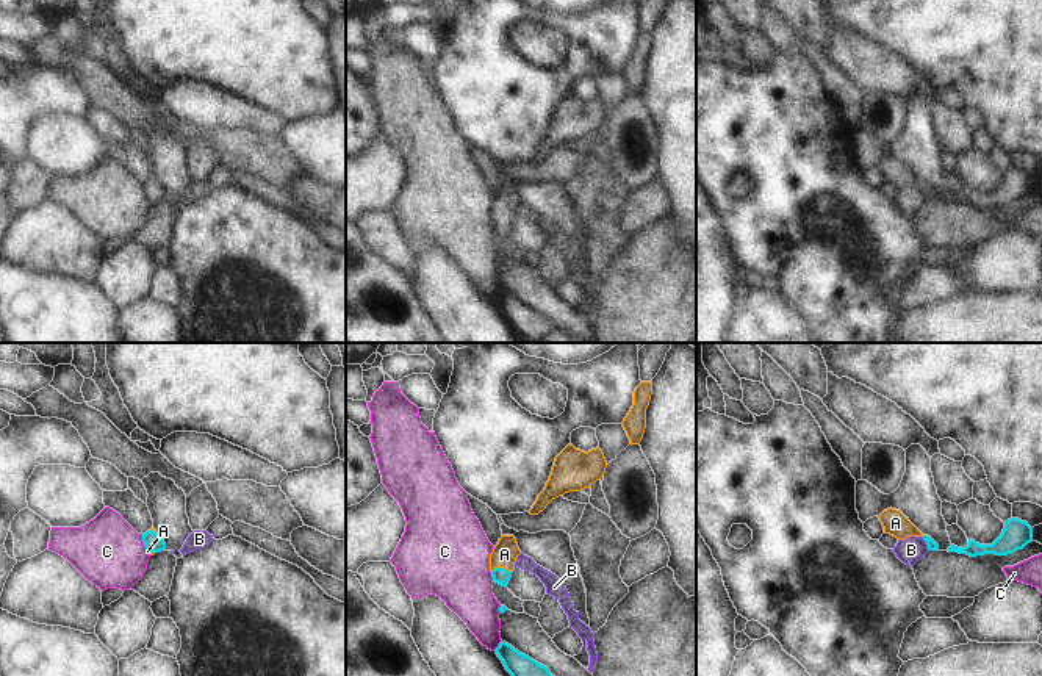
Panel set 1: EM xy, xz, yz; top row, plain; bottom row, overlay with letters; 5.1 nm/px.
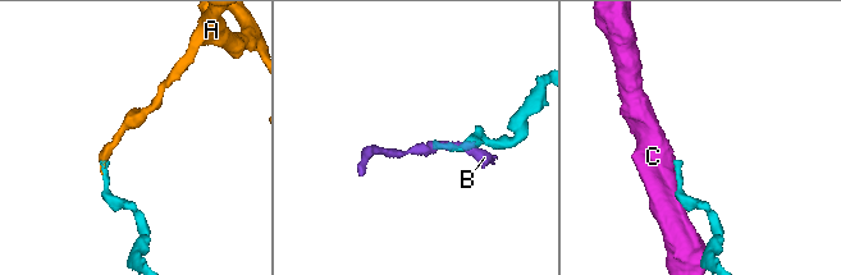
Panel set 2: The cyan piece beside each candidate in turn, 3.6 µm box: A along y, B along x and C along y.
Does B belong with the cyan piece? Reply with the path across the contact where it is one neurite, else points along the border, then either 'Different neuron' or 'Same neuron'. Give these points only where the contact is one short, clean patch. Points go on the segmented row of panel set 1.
Boundary: yz (922, 537), (930, 550). Different neuron.

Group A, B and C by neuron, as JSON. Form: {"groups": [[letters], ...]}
{"groups": [["A"], ["B"], ["C"]]}

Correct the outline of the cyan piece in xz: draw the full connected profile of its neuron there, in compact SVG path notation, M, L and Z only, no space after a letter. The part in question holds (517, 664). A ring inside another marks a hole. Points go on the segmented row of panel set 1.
M505 642L499 643L496 654L512 676L552 676L548 667L519 653Z

